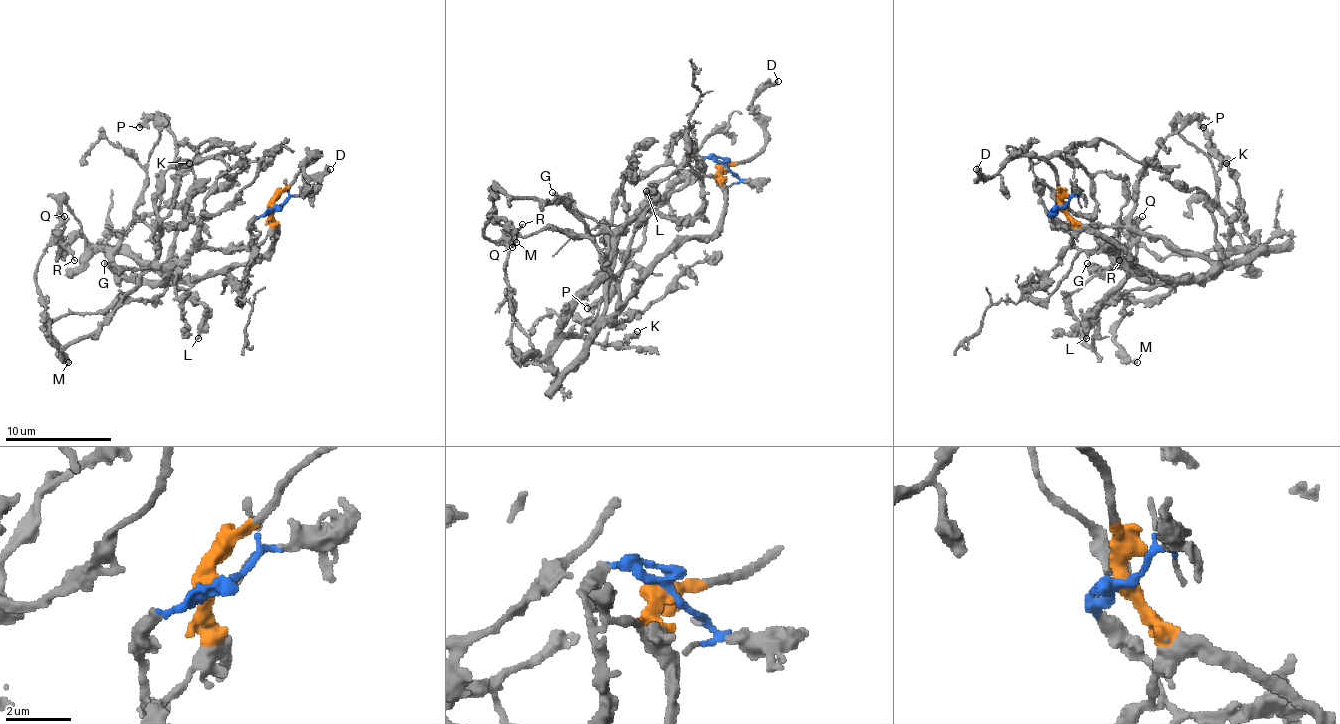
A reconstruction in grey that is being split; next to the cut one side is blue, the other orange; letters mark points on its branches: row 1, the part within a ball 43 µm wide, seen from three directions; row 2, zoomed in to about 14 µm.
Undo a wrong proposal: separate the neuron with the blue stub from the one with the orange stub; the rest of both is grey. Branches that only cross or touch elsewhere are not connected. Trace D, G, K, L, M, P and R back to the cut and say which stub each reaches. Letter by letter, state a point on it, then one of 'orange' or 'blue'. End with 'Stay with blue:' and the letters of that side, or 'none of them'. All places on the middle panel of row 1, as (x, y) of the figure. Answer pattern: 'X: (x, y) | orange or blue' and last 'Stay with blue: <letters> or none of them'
D: (778, 81) | orange
G: (552, 192) | blue
K: (637, 331) | blue
L: (646, 191) | orange
M: (516, 242) | orange
P: (587, 308) | orange
R: (522, 224) | orange
Stay with blue: G, K

